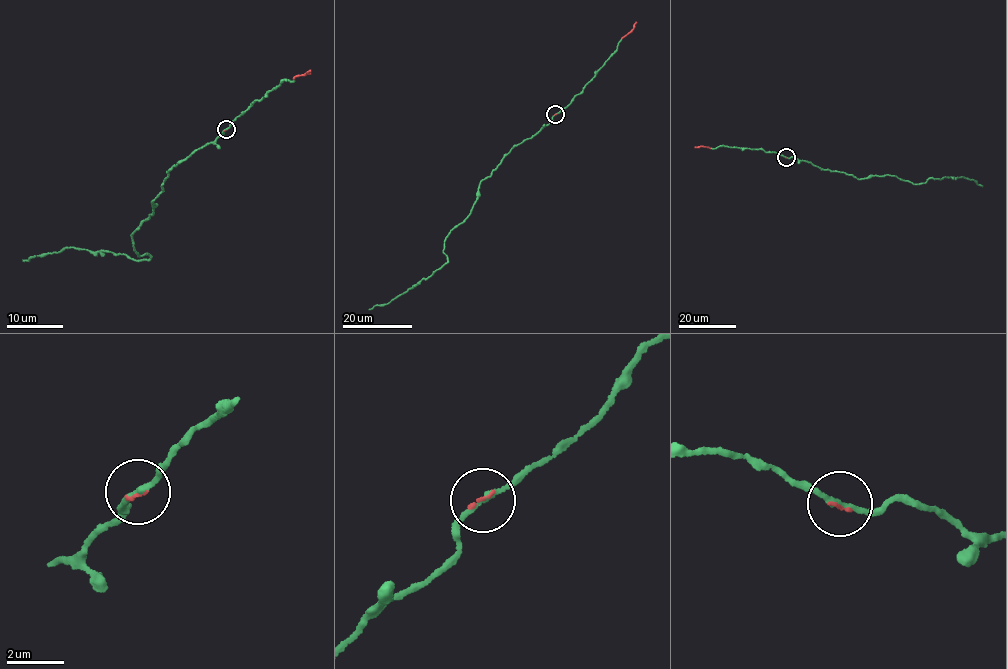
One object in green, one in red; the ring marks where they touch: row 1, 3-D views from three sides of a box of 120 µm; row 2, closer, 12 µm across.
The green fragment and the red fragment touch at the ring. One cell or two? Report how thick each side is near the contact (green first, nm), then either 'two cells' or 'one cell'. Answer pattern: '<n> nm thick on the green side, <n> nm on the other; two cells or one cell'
170 nm thick on the green side, 80 nm on the other; one cell

